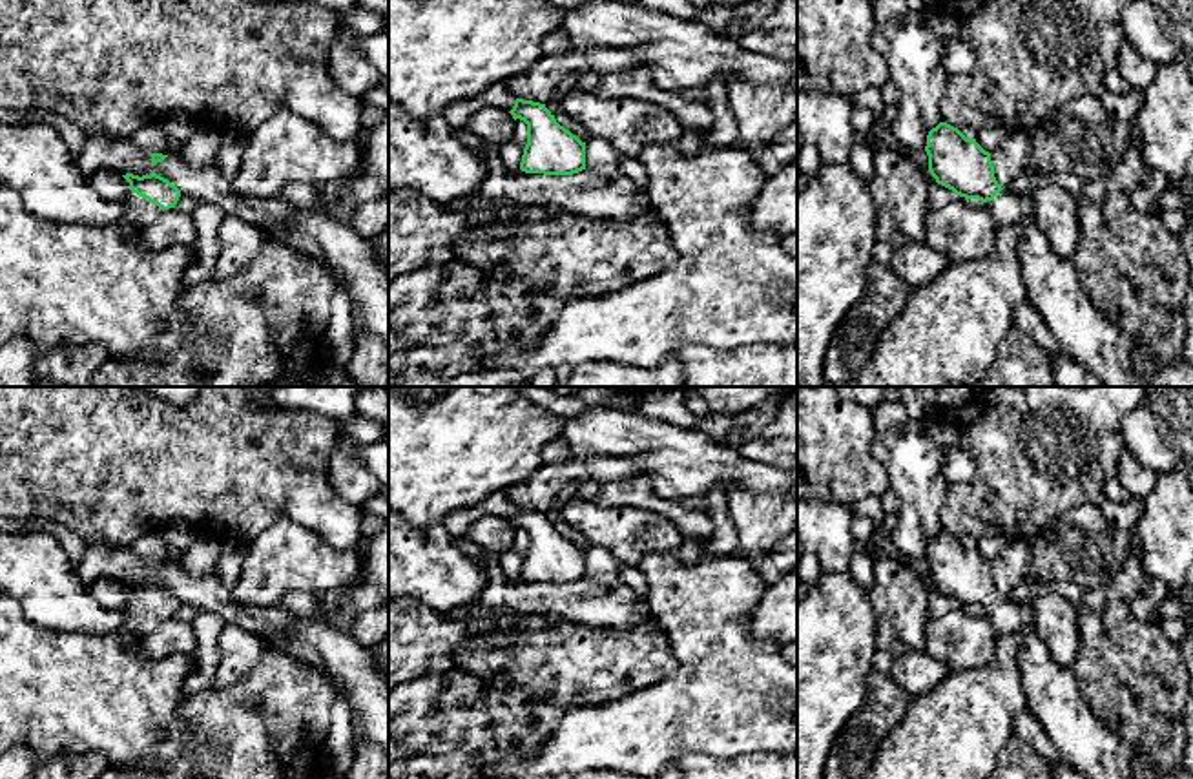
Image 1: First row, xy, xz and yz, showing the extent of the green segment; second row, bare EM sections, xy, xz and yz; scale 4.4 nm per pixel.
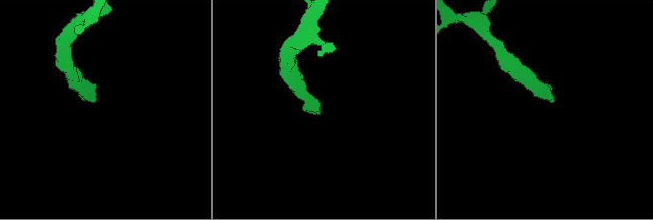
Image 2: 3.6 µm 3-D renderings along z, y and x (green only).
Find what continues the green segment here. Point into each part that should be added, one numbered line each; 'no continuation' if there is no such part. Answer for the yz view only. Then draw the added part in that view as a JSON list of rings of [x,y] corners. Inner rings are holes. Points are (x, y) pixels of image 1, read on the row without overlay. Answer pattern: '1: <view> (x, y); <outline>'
1: yz (1088, 745); [[[1001,598],[985,615],[996,635],[1018,637],[1018,662],[1023,675],[1023,690],[1029,695],[1029,710],[1047,732],[1060,757],[1087,779],[1136,779],[1127,743],[1094,717],[1082,697],[1074,675],[1053,659],[1051,649],[1036,631],[1036,617],[1031,606]]]

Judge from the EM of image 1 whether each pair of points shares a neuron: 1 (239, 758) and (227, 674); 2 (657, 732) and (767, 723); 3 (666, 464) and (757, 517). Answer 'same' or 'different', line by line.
1: different
2: same
3: different

